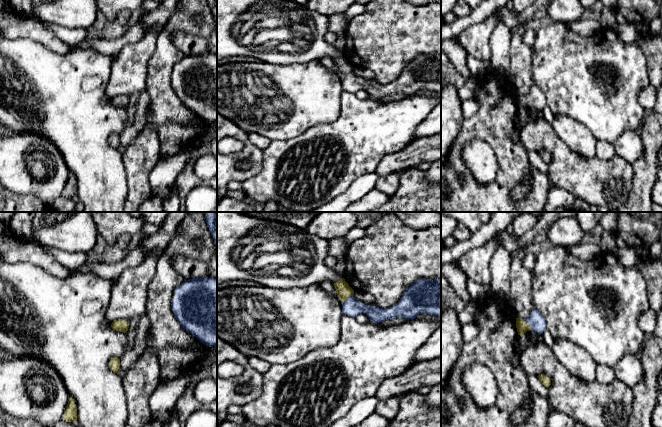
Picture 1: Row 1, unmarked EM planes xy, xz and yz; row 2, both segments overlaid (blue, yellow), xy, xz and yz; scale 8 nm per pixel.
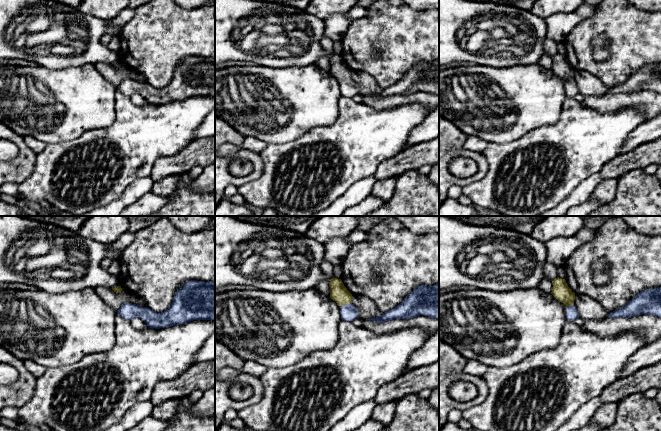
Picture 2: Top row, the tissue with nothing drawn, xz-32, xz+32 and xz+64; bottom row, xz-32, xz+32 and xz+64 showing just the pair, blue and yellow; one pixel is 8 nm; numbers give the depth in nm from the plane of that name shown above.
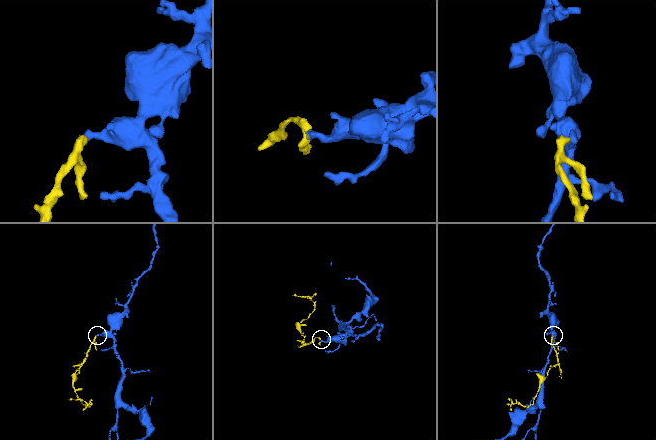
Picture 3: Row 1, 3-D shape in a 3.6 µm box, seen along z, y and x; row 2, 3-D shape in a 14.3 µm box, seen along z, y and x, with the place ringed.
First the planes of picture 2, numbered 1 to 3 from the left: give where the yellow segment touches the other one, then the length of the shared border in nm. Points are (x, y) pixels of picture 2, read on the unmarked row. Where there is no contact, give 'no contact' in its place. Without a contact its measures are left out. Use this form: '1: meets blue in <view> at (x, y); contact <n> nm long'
1: no contact
2: meets blue in xz+32 at (345, 80); contact 110 nm long
3: meets blue in xz+64 at (569, 82); contact 70 nm long

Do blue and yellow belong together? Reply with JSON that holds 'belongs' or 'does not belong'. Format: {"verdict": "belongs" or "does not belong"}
{"verdict": "belongs"}

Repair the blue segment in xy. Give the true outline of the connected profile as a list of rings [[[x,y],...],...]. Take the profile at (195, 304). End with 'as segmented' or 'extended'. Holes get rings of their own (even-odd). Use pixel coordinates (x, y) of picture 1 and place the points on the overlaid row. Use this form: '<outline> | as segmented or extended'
[[[193,278],[174,290],[172,311],[181,326],[201,343],[217,345],[217,280]]] | as segmented

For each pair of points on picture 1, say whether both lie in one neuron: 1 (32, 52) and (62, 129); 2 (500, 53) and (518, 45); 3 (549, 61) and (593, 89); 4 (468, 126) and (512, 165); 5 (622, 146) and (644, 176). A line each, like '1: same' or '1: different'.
1: same
2: different
3: same
4: same
5: different

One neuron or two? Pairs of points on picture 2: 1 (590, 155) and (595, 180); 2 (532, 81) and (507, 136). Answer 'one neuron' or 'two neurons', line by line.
1: two neurons
2: one neuron

